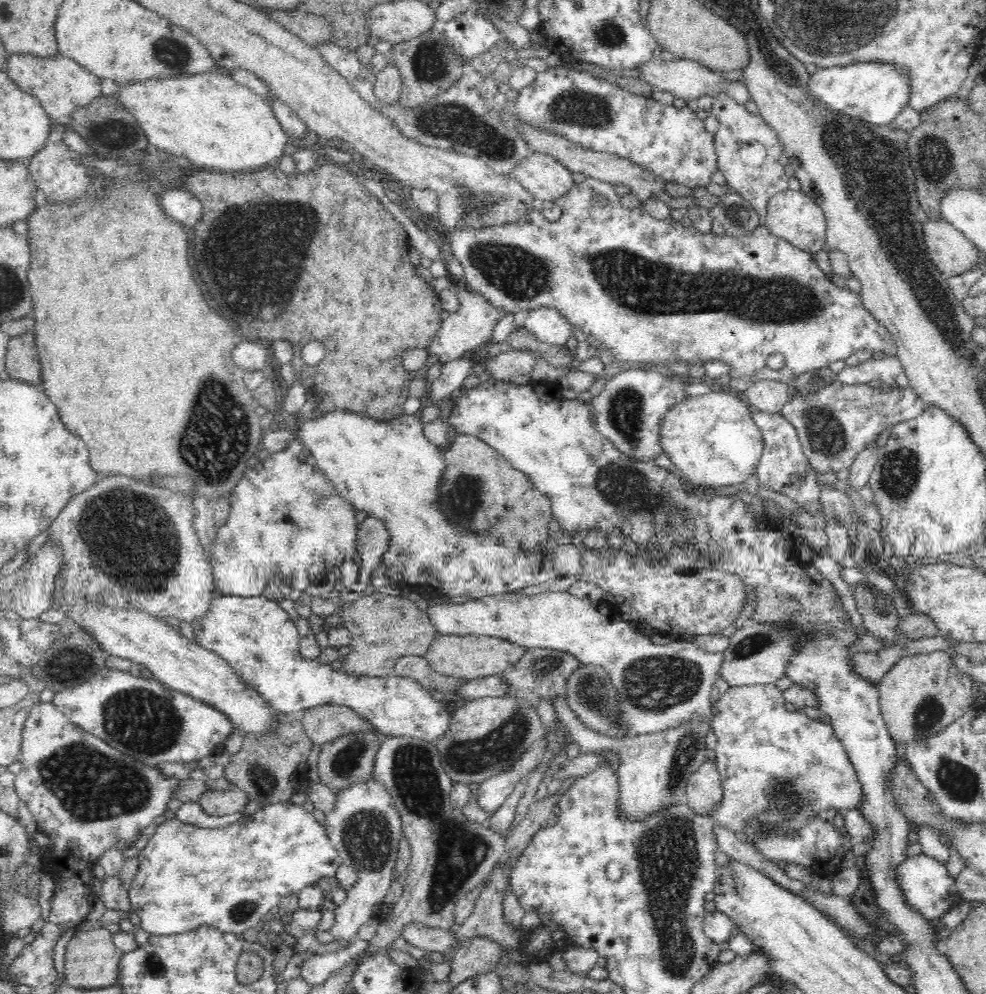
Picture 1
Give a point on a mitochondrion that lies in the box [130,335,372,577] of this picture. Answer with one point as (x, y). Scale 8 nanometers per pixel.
(217, 437)

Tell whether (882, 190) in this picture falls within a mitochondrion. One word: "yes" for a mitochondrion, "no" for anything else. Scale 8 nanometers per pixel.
yes

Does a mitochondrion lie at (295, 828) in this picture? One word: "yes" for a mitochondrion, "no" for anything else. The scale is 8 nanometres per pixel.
no

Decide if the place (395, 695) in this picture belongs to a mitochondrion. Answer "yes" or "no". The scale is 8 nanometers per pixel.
no

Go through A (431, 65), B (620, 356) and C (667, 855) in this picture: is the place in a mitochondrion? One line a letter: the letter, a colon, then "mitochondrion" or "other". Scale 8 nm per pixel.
A: mitochondrion
B: other
C: mitochondrion

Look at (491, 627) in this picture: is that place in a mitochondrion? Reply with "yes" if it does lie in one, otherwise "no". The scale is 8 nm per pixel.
no

